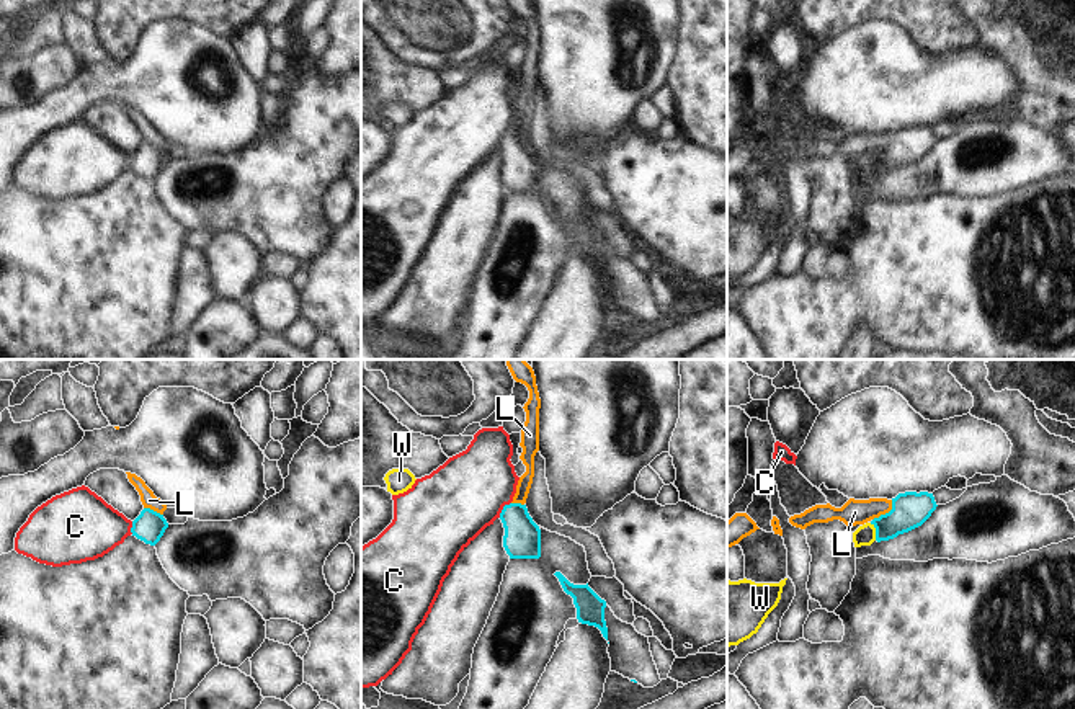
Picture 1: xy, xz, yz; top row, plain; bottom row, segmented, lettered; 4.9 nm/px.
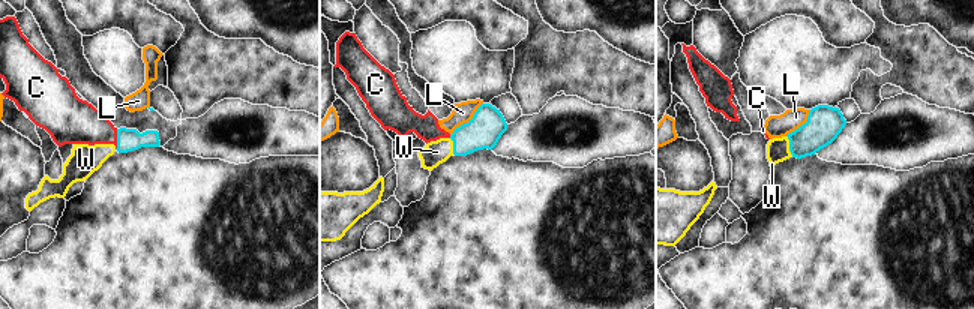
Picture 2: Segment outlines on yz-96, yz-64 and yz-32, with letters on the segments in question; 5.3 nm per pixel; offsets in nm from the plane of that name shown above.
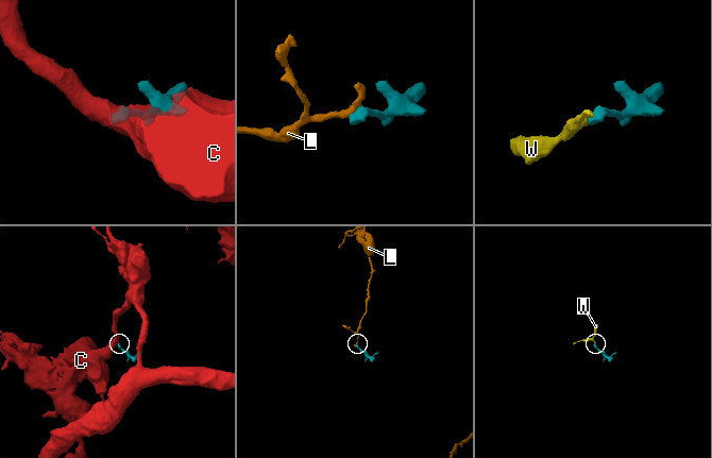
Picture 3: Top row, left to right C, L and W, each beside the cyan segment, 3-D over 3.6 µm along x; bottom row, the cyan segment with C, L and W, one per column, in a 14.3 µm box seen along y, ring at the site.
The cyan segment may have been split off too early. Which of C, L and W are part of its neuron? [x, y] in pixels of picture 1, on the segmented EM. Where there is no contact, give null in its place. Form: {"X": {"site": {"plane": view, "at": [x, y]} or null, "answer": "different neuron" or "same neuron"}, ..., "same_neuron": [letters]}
{"C": {"site": {"plane": "xz", "at": [504, 508]}, "answer": "different neuron"}, "L": {"site": {"plane": "yz", "at": [886, 513]}, "answer": "different neuron"}, "W": {"site": {"plane": "yz", "at": [876, 531]}, "answer": "same neuron"}, "same_neuron": ["W"]}

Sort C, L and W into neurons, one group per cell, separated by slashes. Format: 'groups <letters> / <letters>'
groups C / L / W

